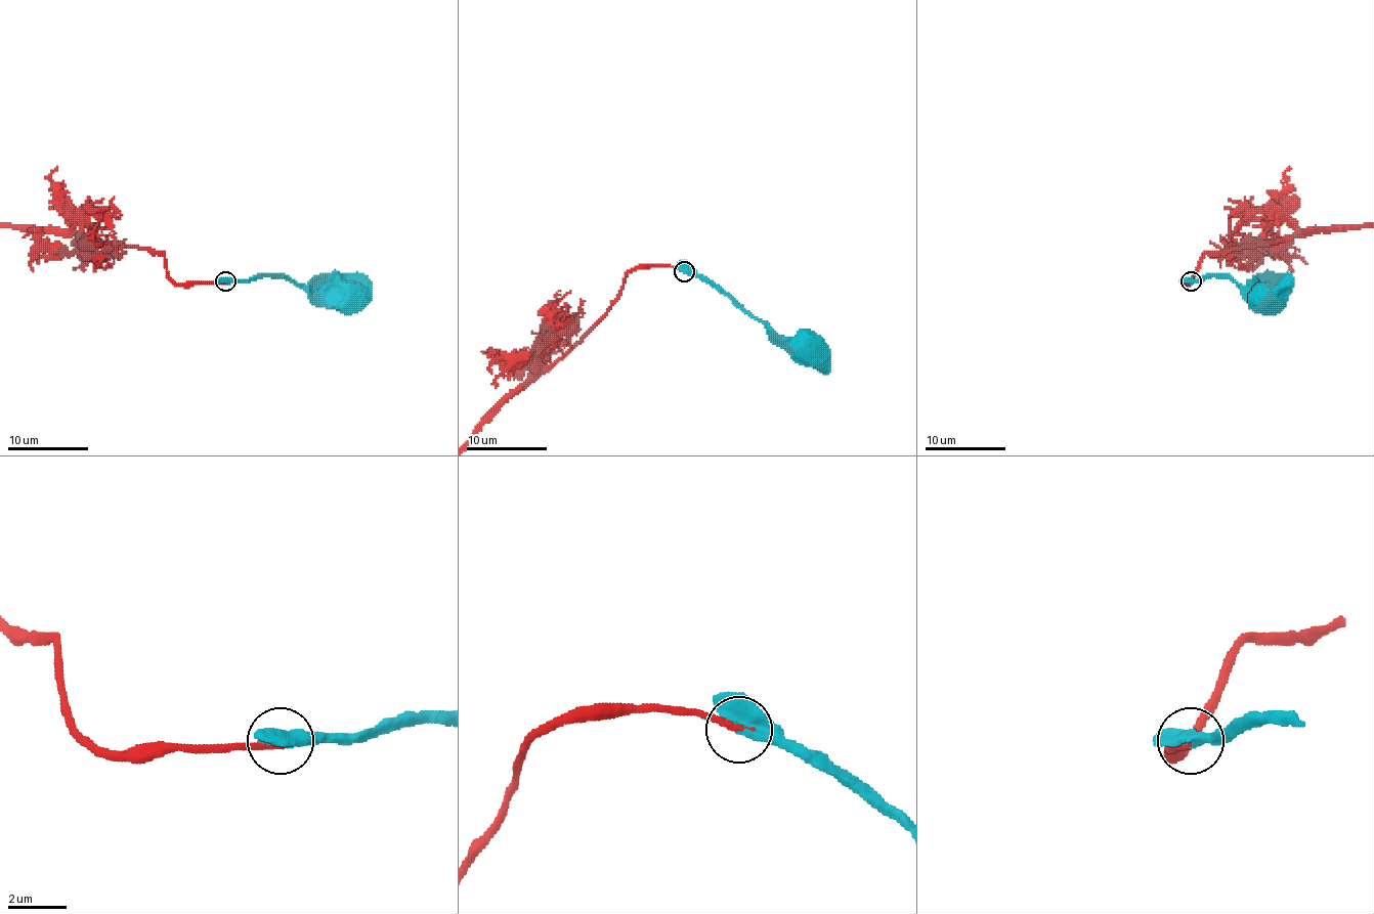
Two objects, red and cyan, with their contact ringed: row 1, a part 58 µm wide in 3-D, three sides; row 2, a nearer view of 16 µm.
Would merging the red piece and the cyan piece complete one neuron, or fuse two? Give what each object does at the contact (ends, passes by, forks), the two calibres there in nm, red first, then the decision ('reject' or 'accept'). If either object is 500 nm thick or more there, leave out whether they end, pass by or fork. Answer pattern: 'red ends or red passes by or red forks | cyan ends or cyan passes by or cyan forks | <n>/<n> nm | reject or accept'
red ends | cyan passes by | 220/440 nm | accept

